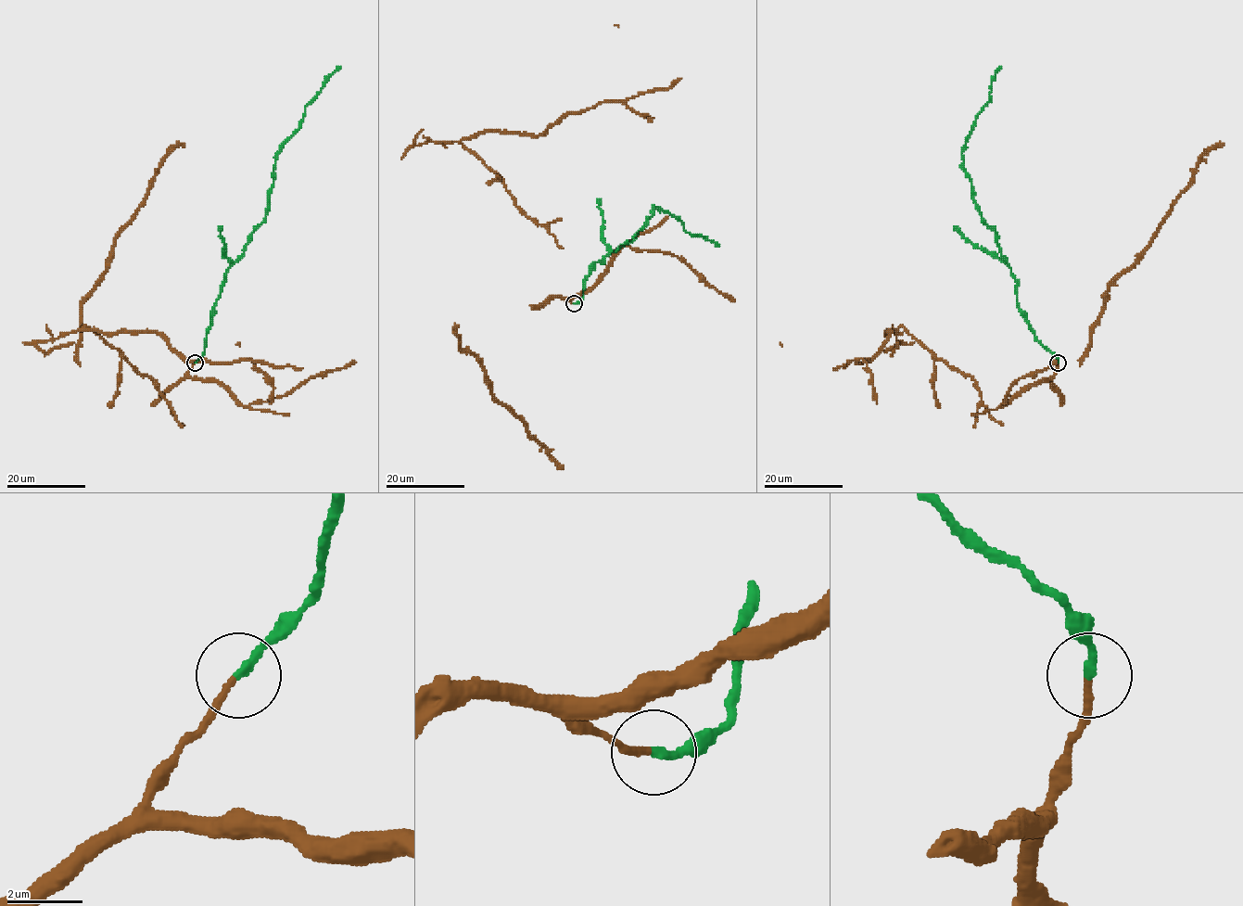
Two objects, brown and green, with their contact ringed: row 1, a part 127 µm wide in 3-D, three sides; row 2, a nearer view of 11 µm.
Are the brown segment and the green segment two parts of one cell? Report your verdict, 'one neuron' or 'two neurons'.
one neuron

